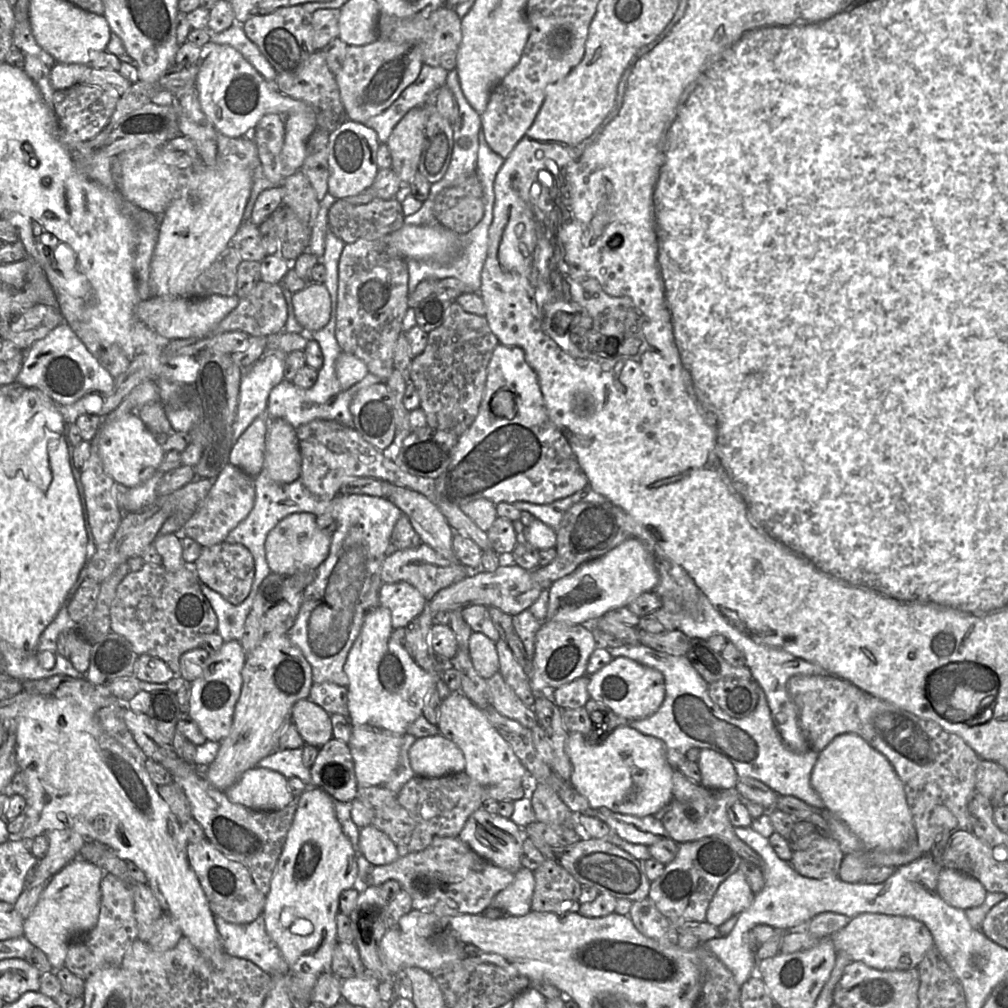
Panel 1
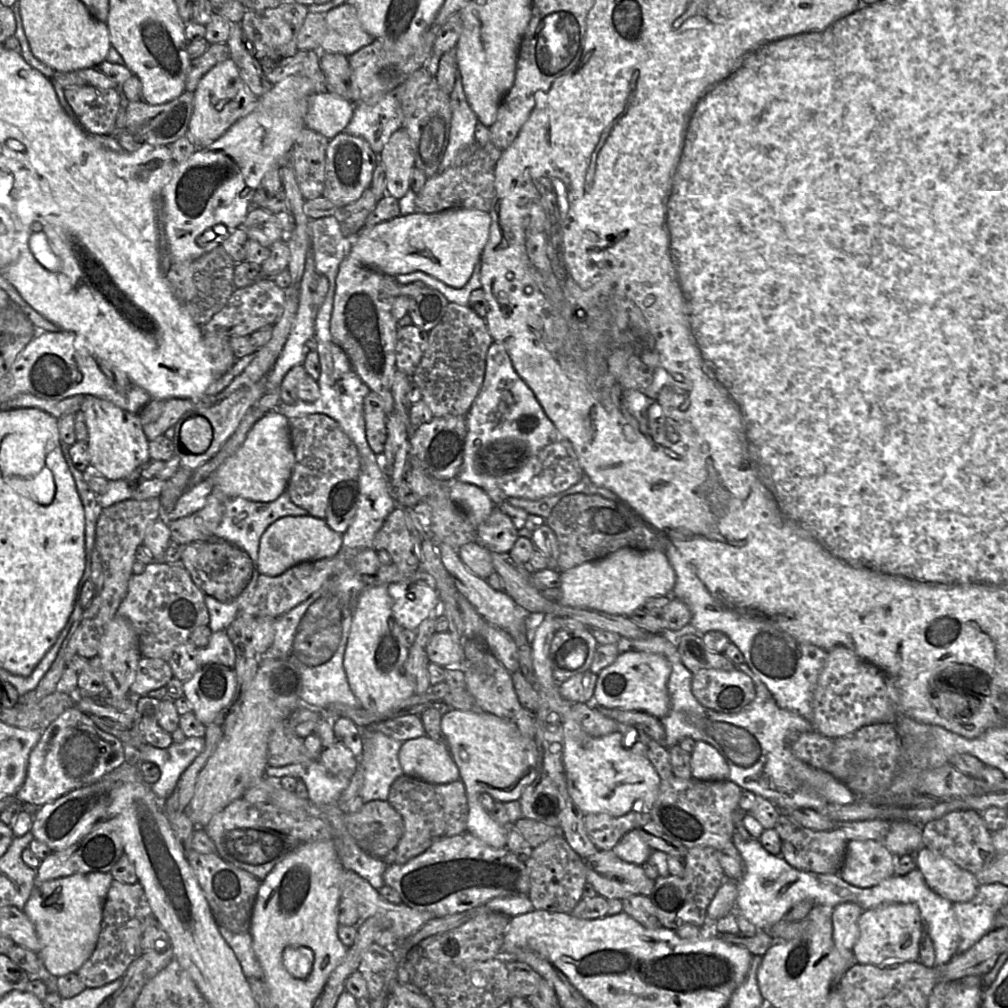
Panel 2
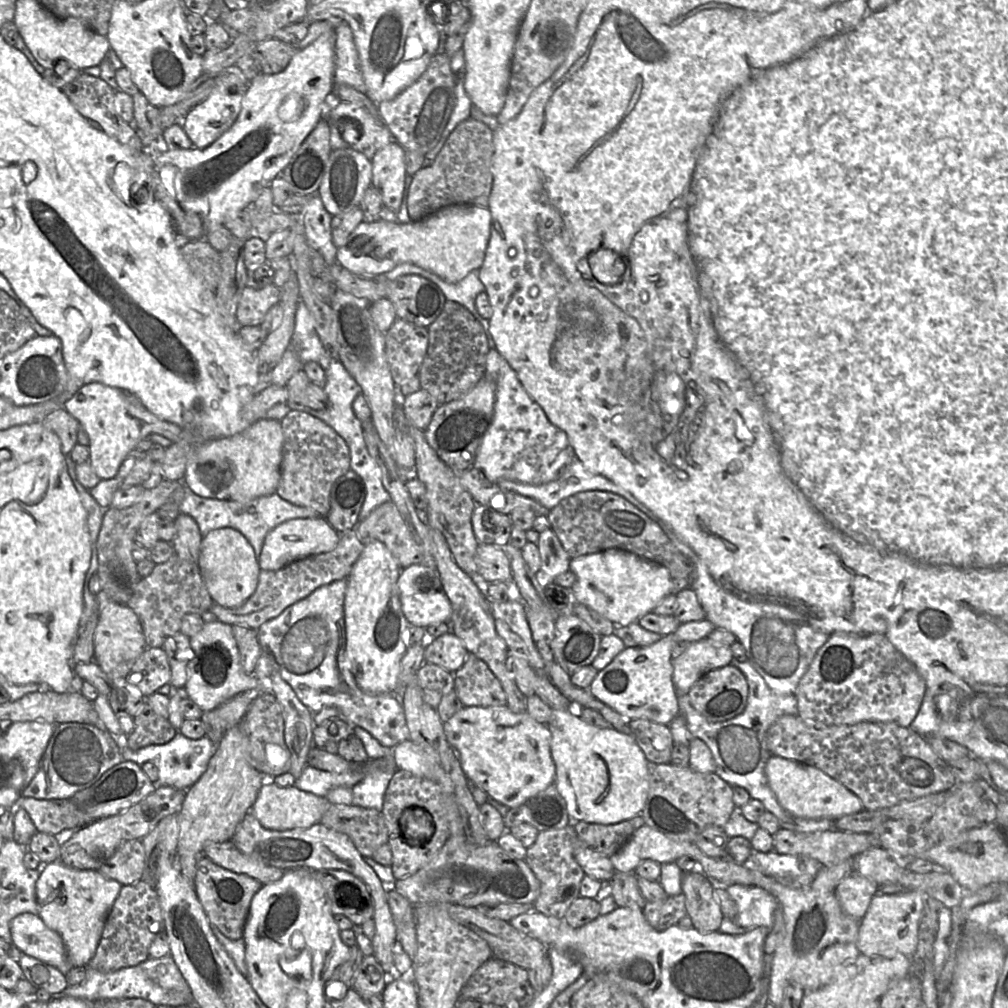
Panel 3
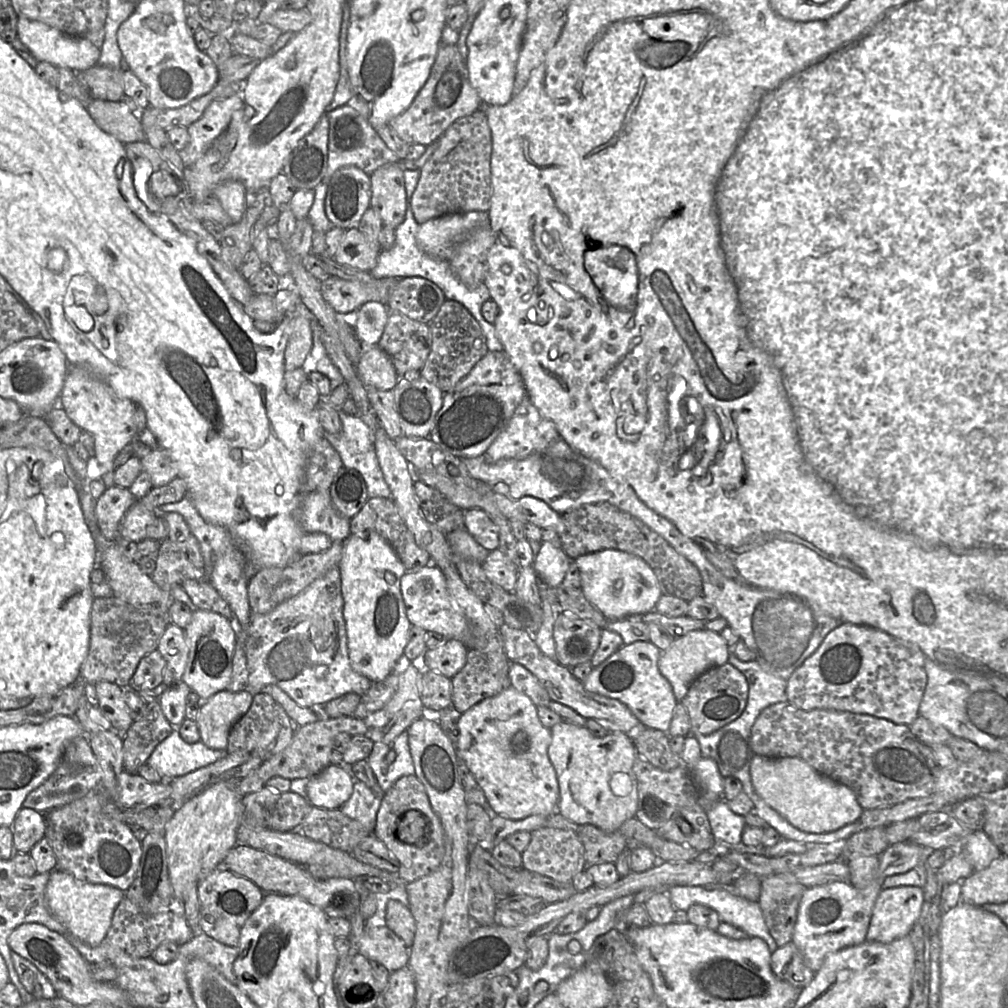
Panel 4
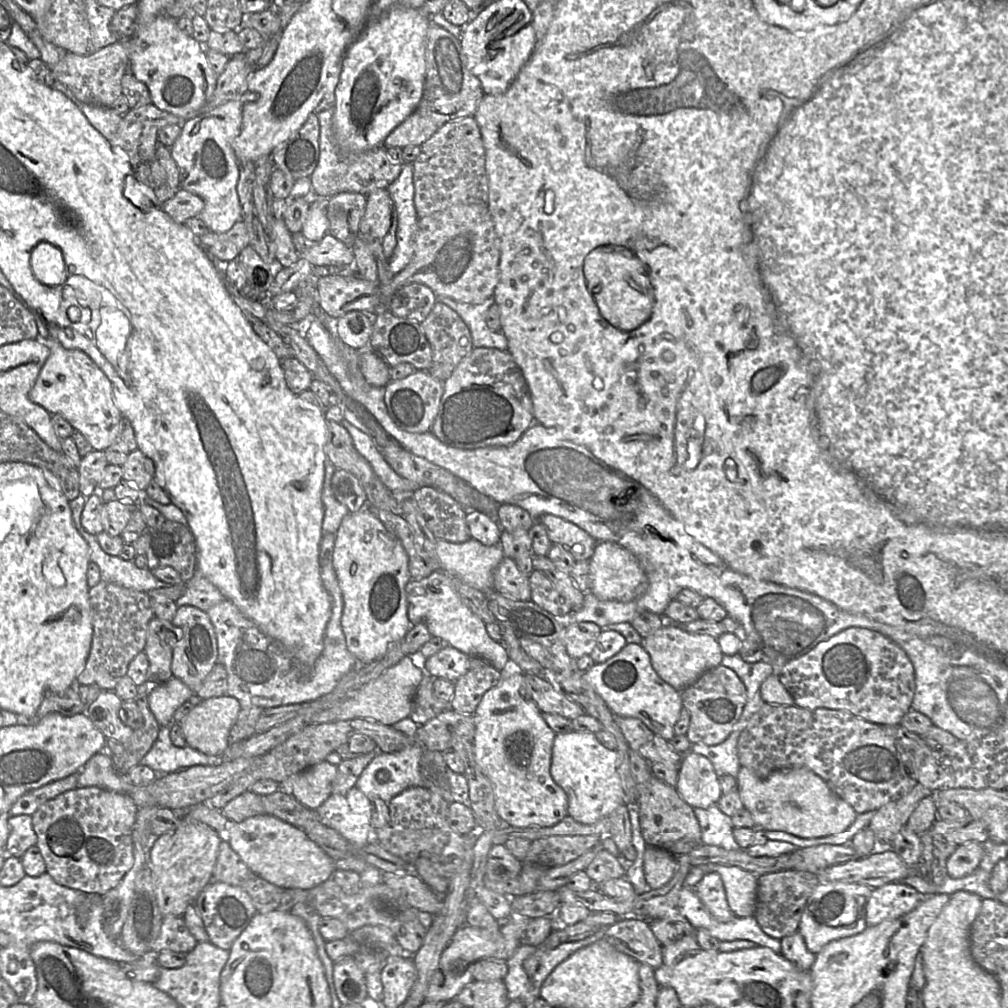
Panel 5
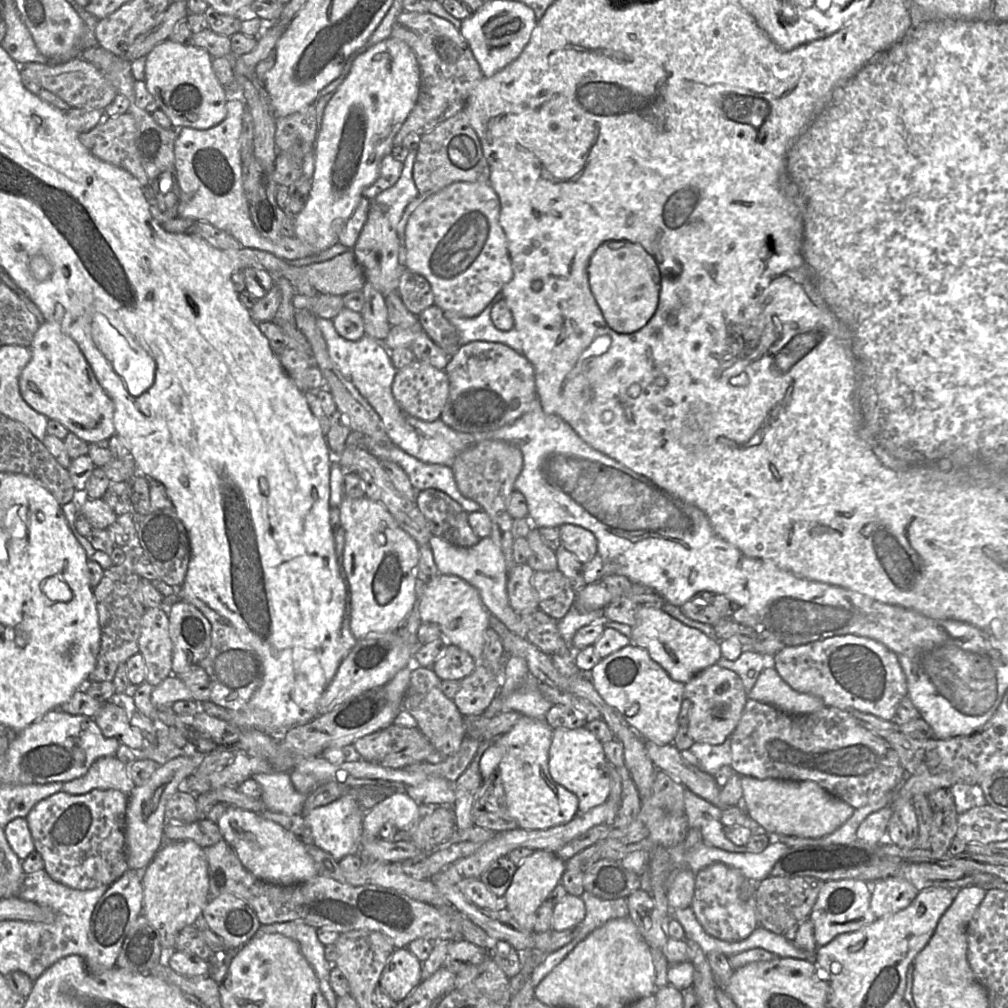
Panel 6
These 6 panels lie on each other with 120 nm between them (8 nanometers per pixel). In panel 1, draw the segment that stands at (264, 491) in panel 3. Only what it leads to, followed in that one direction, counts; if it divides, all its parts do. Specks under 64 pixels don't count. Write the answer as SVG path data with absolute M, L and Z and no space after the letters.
M284 419L271 420L267 427L262 470L274 482L288 484L299 479L301 465L296 430Z

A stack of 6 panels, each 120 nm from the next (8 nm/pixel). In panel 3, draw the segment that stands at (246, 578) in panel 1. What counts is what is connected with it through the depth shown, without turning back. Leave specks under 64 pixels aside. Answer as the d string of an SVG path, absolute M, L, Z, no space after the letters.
M180 513L174 524L176 534L171 543L176 554L183 560L198 563L203 536L197 522L191 516Z

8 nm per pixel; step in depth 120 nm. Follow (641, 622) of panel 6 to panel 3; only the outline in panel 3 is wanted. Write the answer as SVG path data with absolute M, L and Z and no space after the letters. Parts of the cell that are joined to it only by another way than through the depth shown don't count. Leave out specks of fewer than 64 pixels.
M707 637L689 643L685 651L673 659L672 681L677 692L677 698L681 694L688 694L694 683L706 672L731 664L733 657L730 646L715 643Z

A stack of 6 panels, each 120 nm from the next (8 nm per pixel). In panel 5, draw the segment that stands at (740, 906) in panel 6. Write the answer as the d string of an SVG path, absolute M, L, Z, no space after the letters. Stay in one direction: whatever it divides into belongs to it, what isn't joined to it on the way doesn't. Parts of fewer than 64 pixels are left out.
M707 873L695 886L695 892L719 922L729 922L736 916L728 905L723 880L718 873Z

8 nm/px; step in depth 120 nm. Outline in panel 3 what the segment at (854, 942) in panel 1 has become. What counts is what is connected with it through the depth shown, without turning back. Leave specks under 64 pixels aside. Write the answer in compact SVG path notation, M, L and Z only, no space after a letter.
M905 891L898 894L876 893L865 916L860 920L857 948L868 957L882 956L888 959L903 954L913 959L917 952L918 930L927 896L922 891Z

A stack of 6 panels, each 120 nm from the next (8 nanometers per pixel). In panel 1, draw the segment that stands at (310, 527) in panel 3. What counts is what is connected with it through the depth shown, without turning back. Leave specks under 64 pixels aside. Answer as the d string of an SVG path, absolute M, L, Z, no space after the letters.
M293 513L283 518L268 533L265 540L265 554L270 571L280 575L293 575L314 571L329 554L331 535L324 533L316 524L316 516L310 513Z

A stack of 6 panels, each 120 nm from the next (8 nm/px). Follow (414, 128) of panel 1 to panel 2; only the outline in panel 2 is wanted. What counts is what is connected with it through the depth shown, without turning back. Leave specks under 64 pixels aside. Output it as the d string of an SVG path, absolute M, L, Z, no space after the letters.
M405 128L396 130L383 147L379 159L385 168L386 192L397 200L410 188L415 157L411 139Z

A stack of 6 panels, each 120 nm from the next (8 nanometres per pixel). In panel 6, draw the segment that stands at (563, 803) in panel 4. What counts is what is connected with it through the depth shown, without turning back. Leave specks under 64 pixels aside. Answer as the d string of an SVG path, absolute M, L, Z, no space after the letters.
M584 726L553 730L549 751L549 772L554 781L577 795L578 813L587 812L608 800L611 791L608 762L603 743Z

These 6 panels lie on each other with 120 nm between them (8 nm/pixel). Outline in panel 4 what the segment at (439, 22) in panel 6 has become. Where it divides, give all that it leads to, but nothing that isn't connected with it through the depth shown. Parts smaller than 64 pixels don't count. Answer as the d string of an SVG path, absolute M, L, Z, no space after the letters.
M441 43L426 83L409 108L388 124L409 145L428 146L438 140L454 121L479 110L481 105L482 100L469 82L468 67L456 44Z

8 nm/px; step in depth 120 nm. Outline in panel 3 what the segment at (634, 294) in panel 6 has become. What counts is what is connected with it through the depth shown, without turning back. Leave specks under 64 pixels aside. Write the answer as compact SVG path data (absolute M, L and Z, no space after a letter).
M601 249L588 256L588 263L595 279L602 284L617 284L625 271L622 258L612 250Z

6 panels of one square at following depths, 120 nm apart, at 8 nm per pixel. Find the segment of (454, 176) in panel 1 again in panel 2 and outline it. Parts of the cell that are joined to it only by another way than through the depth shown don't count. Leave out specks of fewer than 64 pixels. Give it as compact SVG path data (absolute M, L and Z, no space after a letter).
M458 68L455 85L450 94L450 106L451 123L449 141L444 157L439 165L438 173L443 173L453 164L462 148L476 143L474 133L478 118L467 101Z

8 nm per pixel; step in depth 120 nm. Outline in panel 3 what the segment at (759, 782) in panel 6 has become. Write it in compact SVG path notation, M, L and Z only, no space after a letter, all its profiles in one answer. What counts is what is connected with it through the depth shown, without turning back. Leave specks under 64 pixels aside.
M771 755L766 762L765 774L779 804L797 817L836 820L844 815L860 812L864 808L853 792L814 766Z

